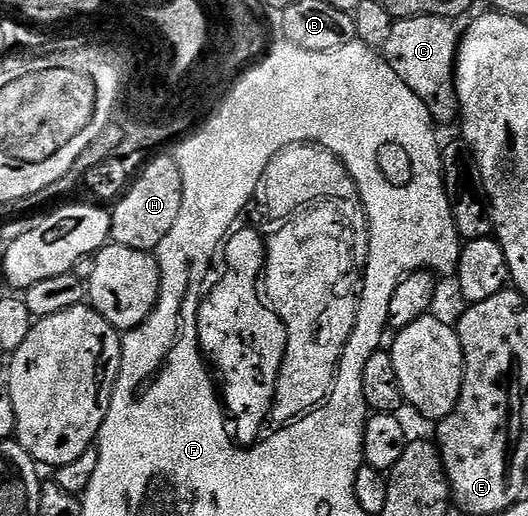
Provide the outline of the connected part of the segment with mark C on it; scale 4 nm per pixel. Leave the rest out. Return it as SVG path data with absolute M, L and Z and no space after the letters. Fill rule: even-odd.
M414 16L396 19L389 42L381 50L383 59L393 66L397 78L425 102L436 125L456 123L459 120L459 99L455 89L455 59L459 53L460 29L455 29L446 16Z

